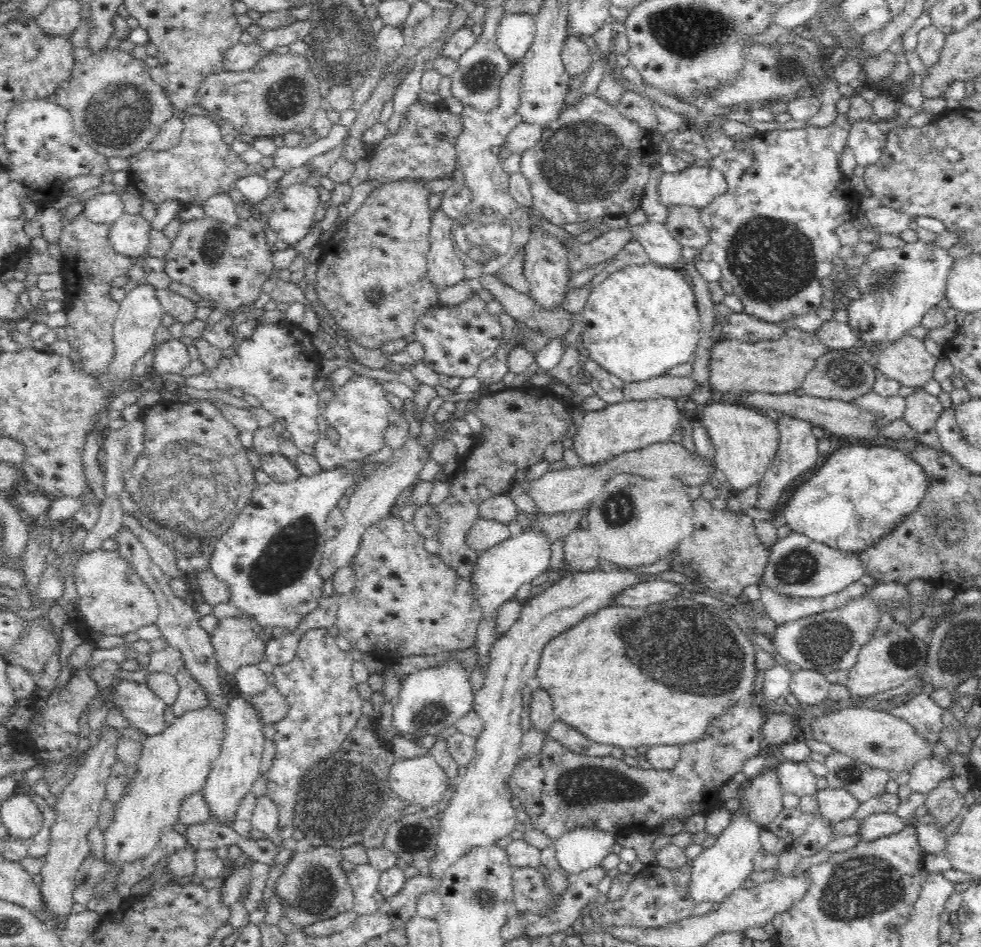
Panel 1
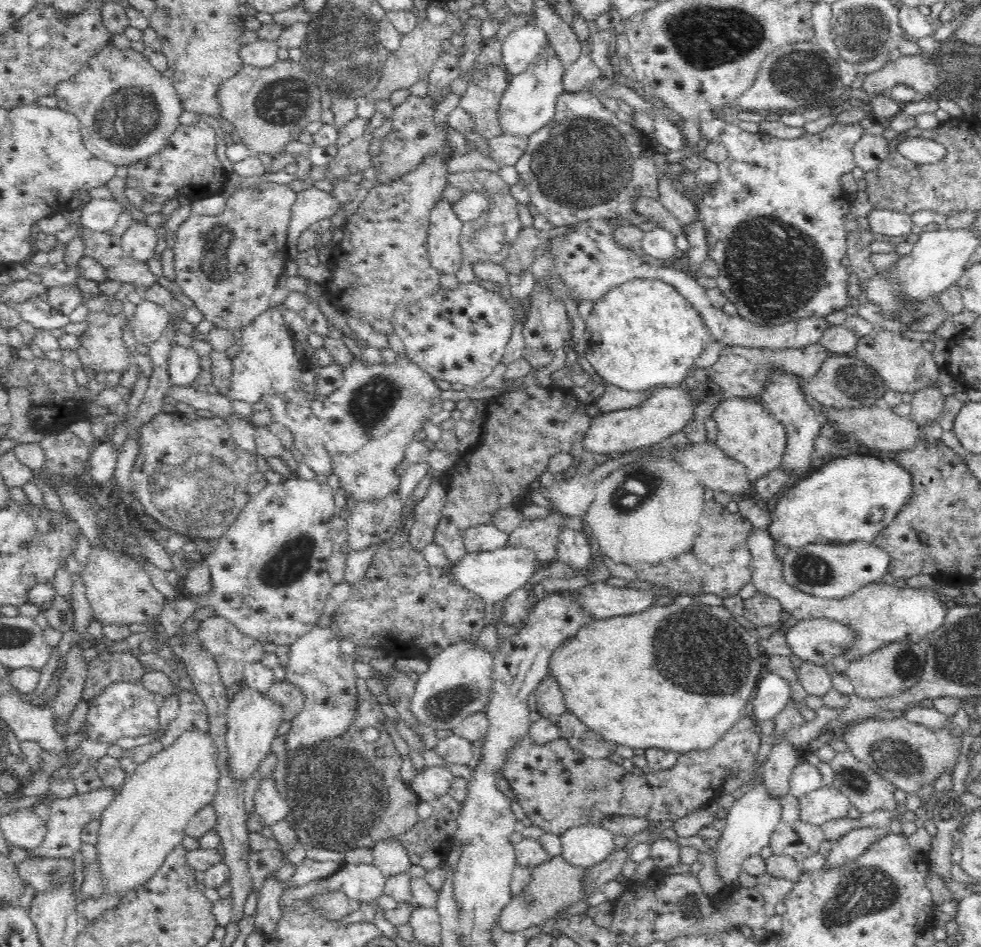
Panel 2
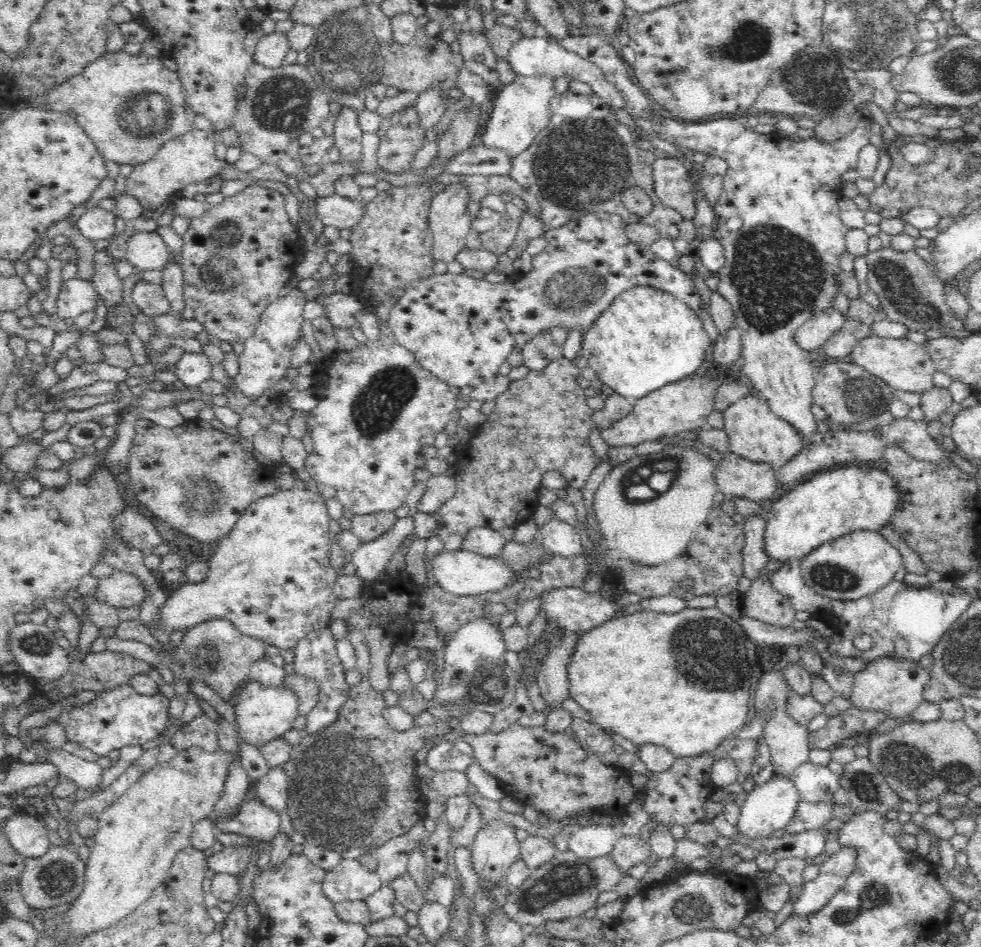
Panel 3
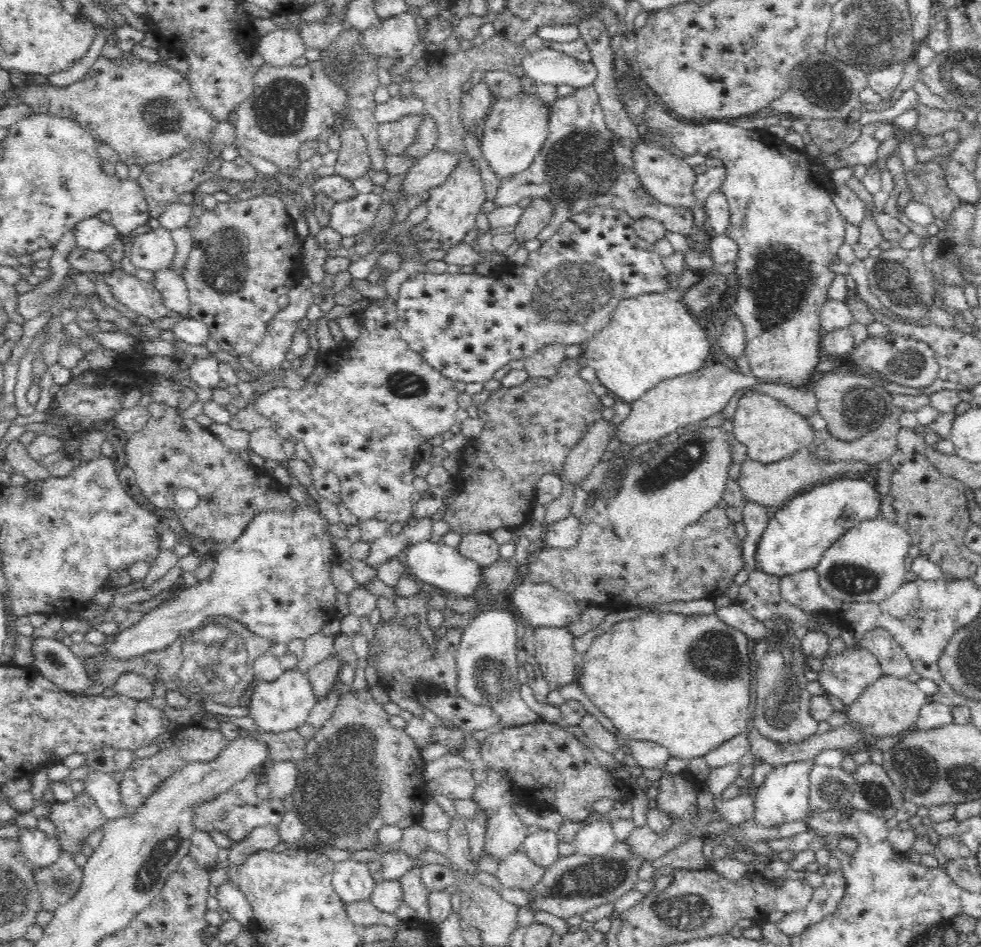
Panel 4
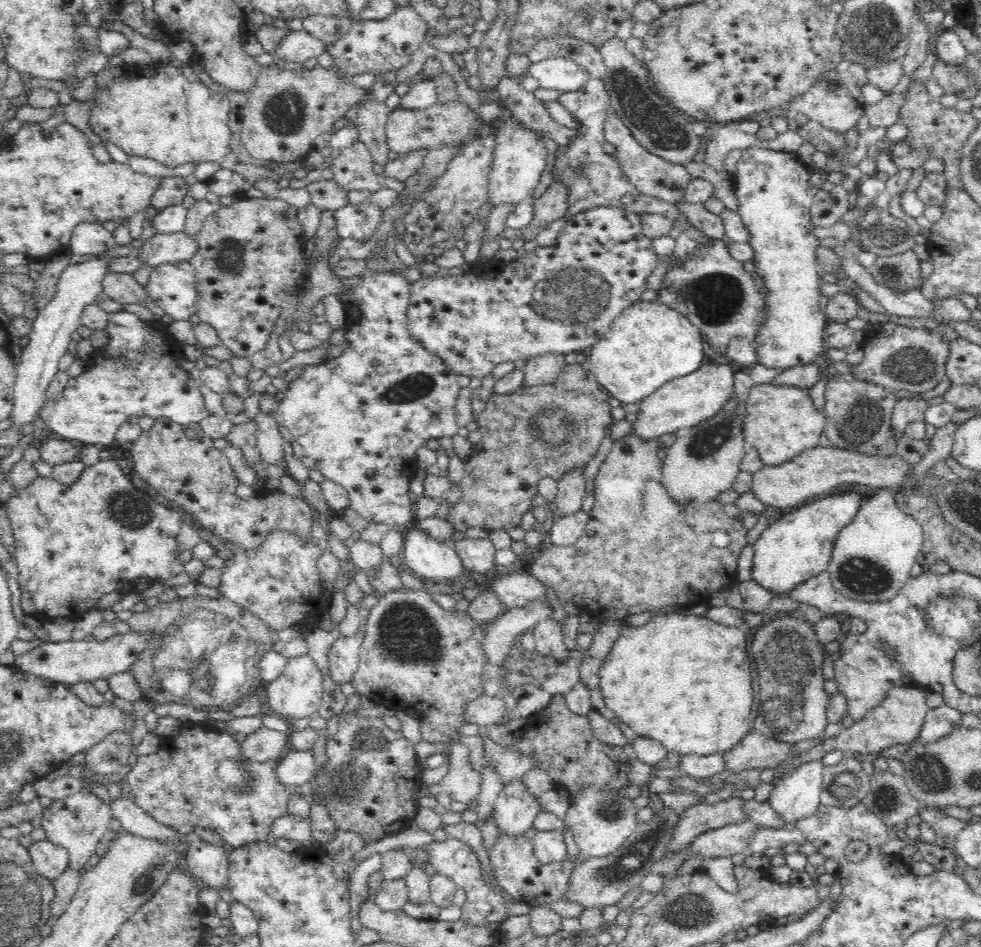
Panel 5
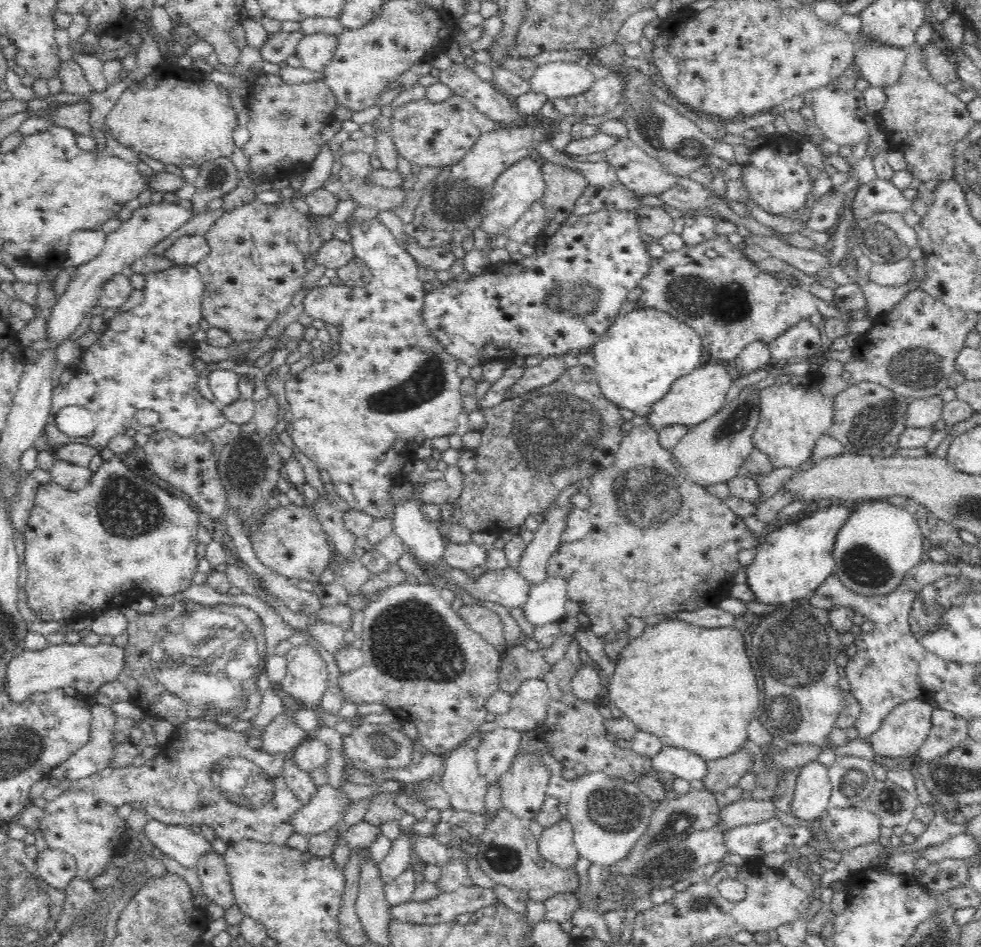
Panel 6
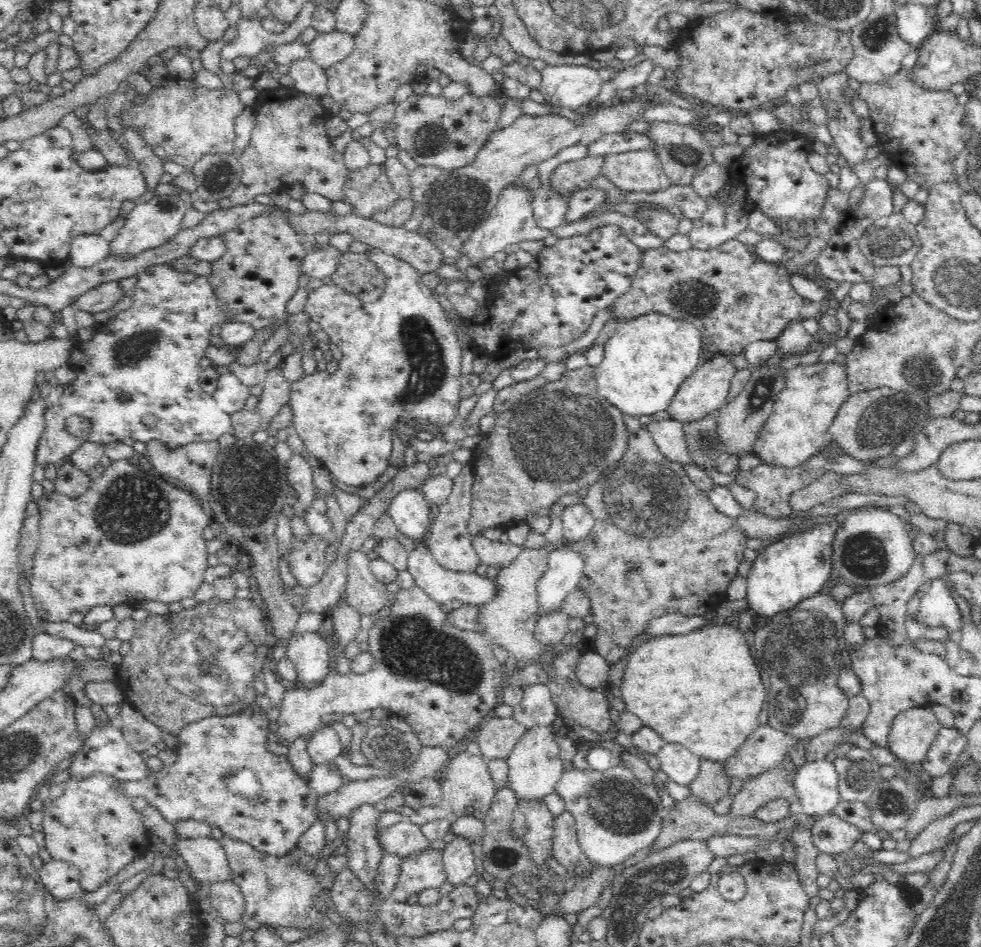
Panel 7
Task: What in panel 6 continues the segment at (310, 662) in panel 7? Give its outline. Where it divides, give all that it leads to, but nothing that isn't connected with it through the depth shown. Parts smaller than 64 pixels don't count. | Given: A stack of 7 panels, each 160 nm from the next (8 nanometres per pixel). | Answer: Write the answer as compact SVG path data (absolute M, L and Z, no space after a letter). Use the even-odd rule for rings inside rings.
M309 643L292 647L285 654L286 675L280 680L282 690L304 708L320 710L326 692L327 666L320 654Z

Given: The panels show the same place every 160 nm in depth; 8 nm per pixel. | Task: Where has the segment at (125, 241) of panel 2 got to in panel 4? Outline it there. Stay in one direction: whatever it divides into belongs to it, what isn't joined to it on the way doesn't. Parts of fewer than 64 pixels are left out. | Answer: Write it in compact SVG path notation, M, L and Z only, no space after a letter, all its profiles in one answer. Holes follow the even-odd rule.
M162 226L137 236L131 243L129 254L136 269L158 272L168 269L174 258L174 241Z

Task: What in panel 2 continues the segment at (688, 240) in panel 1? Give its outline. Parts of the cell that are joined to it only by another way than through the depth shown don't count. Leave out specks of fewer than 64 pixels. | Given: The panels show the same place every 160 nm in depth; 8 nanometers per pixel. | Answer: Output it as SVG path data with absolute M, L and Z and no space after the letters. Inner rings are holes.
M672 175L670 178L658 182L658 197L662 204L672 212L674 218L678 221L680 229L682 229L682 233L685 233L687 237L689 229L696 224L697 207L690 199L678 194L678 191L674 191L671 183Z

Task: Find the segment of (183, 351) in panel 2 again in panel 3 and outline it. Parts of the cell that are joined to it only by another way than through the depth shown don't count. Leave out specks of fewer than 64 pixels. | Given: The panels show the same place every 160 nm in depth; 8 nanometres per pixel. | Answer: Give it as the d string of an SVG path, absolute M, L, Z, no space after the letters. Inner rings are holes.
M182 352L174 362L174 374L184 386L199 387L203 380L210 378L211 364L203 352Z

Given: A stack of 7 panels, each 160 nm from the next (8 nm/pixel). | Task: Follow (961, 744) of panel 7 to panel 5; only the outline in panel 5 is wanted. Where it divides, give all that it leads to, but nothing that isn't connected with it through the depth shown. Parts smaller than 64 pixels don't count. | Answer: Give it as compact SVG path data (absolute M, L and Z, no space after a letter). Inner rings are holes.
M948 705L929 709L918 732L920 741L938 740L940 736L946 736L954 728L960 727L960 714L958 709Z

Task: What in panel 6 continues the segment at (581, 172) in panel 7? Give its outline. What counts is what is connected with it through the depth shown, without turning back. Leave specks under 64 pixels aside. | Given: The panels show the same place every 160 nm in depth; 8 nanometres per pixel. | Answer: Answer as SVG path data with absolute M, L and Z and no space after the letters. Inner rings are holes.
M545 162L543 170L546 186L540 203L544 205L546 222L541 229L541 238L553 235L566 218L573 214L574 204L587 185L578 172L560 164Z

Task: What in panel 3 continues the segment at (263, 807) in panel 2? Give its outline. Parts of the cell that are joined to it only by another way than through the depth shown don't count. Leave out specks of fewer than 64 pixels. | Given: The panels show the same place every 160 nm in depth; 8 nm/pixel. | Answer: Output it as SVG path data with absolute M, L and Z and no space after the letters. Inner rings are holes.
M282 767L270 769L253 783L252 796L276 811L278 816L282 814L282 810L287 810L287 793L286 773Z

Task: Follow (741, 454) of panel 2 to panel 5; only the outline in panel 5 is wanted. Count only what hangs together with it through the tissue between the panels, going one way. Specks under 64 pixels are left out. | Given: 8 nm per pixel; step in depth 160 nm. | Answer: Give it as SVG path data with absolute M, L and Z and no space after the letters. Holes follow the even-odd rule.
M771 383L754 384L745 401L747 416L742 422L743 448L758 451L762 464L782 464L798 456L798 453L819 445L818 438L823 432L825 416L814 407L808 389L773 387Z

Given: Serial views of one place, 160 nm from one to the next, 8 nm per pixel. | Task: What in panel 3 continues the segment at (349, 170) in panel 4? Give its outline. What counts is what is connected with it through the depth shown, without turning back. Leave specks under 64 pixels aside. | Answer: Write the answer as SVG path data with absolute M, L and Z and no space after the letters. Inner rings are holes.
M342 105L338 115L334 117L333 137L335 147L341 154L341 162L356 160L361 156L362 129L359 127L359 112L354 107Z

